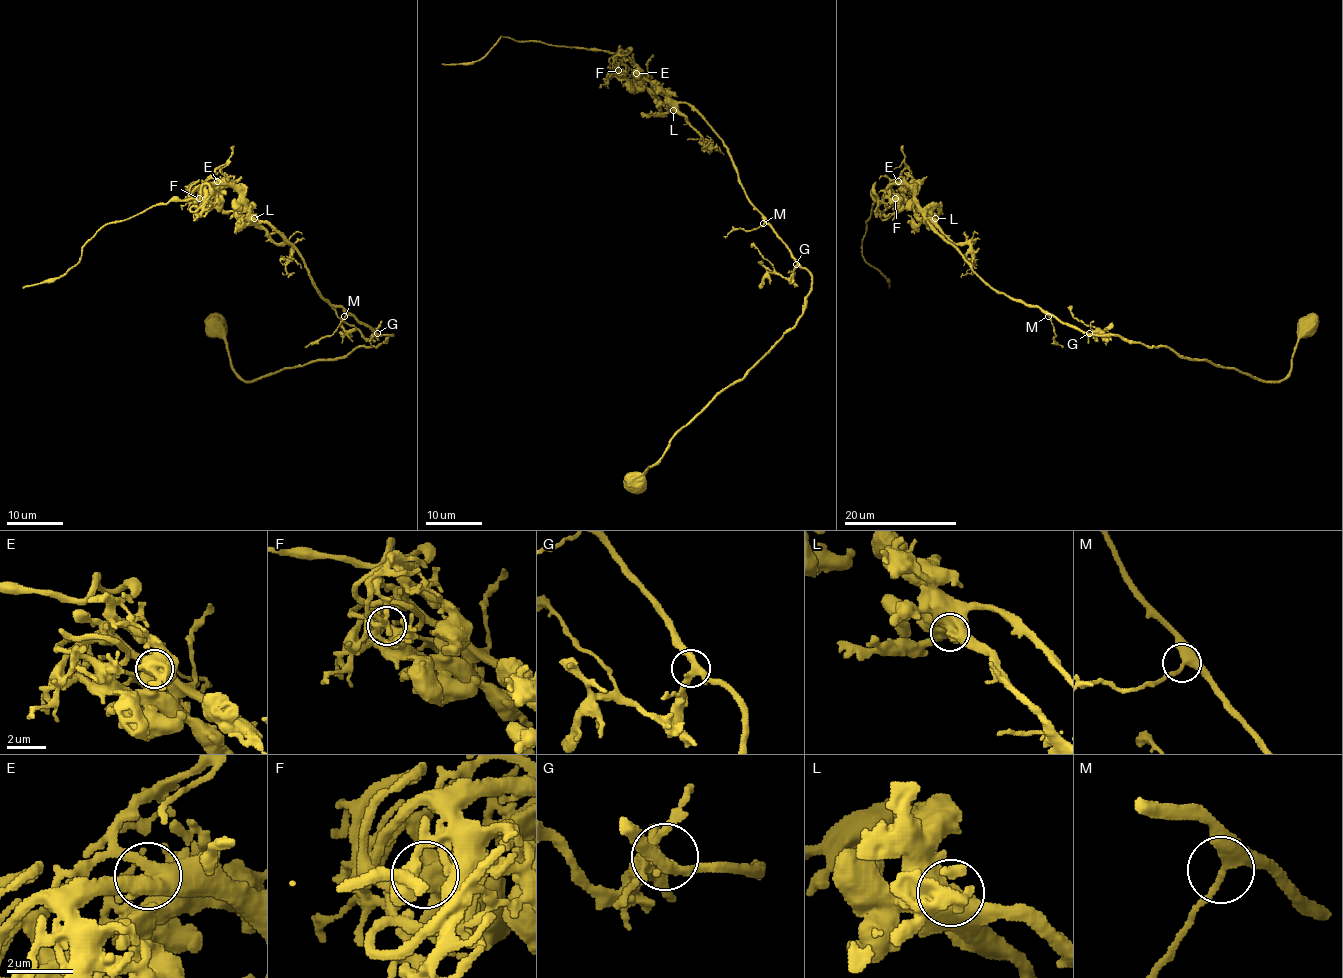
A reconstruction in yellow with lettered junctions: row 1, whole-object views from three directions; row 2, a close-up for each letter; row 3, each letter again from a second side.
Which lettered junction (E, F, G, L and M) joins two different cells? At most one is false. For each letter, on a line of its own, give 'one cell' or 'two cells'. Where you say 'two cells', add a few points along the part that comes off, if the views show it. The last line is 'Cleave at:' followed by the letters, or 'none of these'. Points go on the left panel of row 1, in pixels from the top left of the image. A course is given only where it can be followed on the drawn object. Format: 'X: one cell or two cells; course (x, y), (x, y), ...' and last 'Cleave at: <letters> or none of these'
E: one cell
F: one cell
G: one cell
L: one cell
M: one cell
Cleave at: none of these

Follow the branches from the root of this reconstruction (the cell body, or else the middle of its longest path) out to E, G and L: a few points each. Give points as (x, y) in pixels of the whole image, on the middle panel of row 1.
E: (633, 482), (795, 325), (812, 282), (748, 197), (722, 139), (687, 104), (636, 73)
G: (633, 482), (662, 456), (677, 432), (737, 383), (795, 325), (812, 282), (812, 275), (796, 264)
L: (633, 482), (795, 325), (812, 282), (748, 197), (722, 139), (687, 104), (673, 110)

